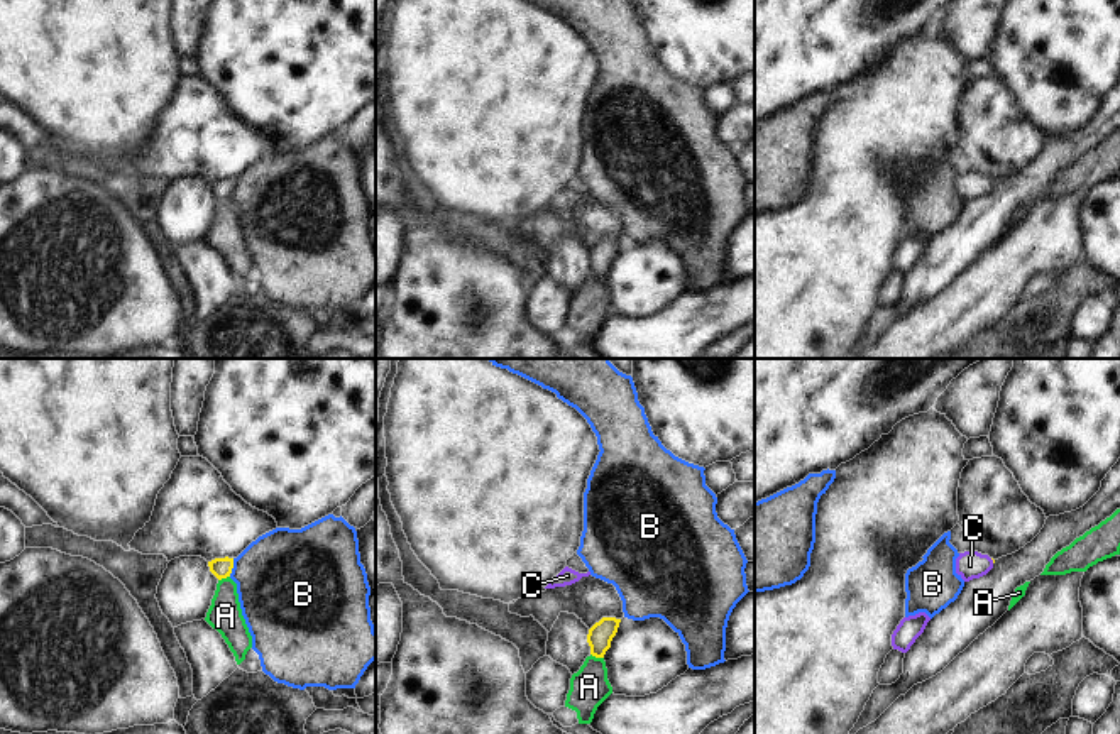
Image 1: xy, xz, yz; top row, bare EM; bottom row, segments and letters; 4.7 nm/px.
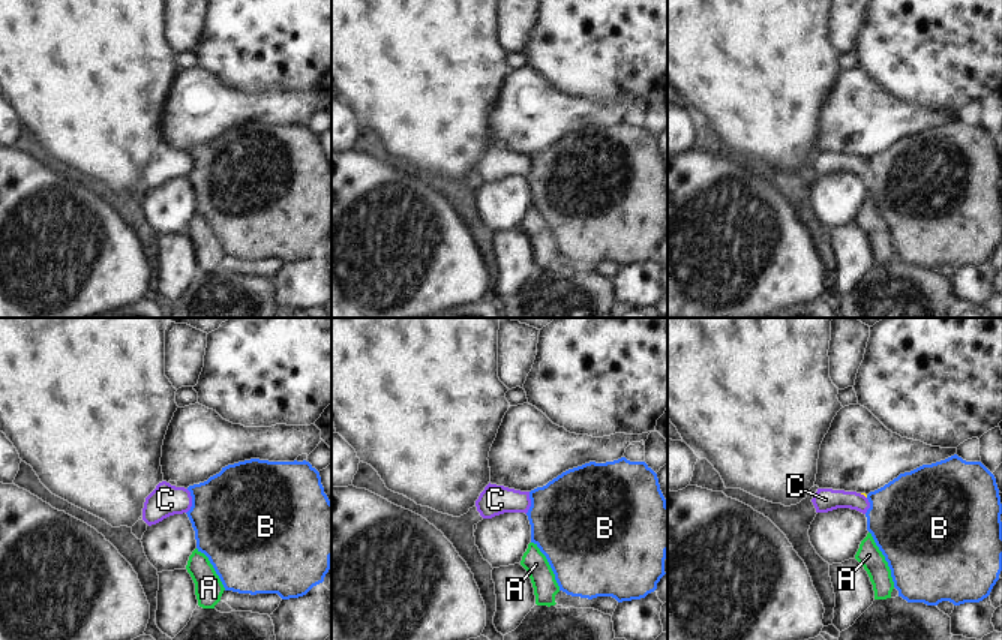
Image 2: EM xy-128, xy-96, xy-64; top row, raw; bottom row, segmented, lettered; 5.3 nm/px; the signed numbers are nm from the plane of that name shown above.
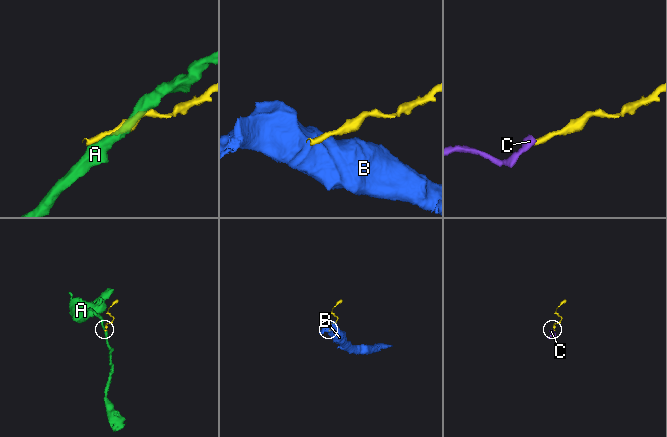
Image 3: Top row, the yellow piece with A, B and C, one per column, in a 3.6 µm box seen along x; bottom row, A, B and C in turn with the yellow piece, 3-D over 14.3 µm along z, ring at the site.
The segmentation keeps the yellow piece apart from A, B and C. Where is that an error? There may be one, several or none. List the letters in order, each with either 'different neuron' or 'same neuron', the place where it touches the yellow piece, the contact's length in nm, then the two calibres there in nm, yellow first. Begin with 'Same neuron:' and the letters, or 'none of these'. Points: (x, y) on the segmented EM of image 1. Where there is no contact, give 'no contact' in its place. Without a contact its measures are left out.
Same neuron: C
A: different neuron; meets yellow in xz at (598, 657); contact 70 nm long; 120 nm thick on the yellow side, 190 nm on the other
B: different neuron; meets yellow in xy at (232, 567); contact 90 nm long; 100 nm thick on the yellow side, 460 nm on the other
C: same neuron; meets yellow in yz at (992, 558); contact 30 nm long; 20 nm thick on the yellow side, 130 nm on the other

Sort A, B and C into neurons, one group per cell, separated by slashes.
A / B / C

